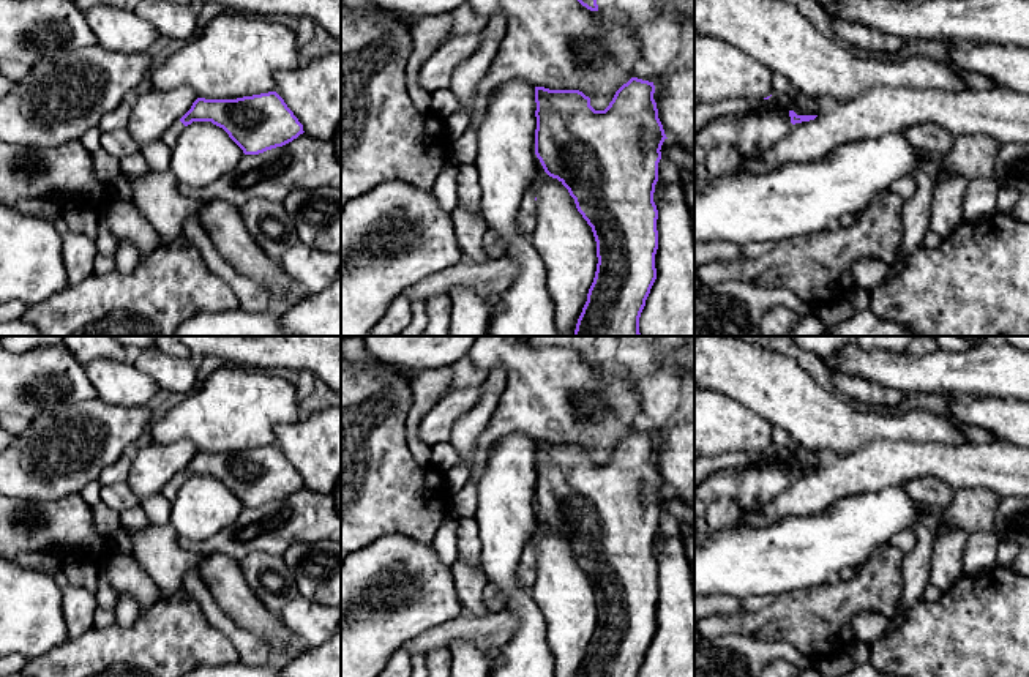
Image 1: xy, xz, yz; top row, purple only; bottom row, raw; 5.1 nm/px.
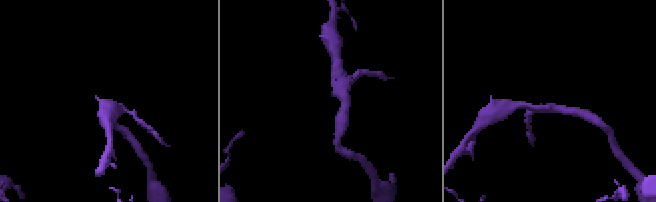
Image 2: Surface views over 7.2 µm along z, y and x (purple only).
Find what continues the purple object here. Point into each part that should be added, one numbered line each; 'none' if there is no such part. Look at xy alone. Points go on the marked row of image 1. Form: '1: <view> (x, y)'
1: xy (172, 133)

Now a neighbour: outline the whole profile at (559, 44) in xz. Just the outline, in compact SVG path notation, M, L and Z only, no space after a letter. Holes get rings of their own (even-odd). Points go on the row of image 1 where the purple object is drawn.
M469 0L472 9L485 17L496 14L507 16L507 32L499 44L499 50L486 76L477 84L467 126L478 126L488 109L489 93L500 84L510 79L524 79L533 87L549 90L579 90L590 98L590 106L595 110L604 110L612 101L616 92L634 77L634 65L641 60L639 44L633 30L606 22L598 11L590 11L578 0Z

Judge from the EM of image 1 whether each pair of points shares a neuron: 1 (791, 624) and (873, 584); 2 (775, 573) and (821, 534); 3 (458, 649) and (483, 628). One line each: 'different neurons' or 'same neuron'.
1: same neuron
2: same neuron
3: different neurons

